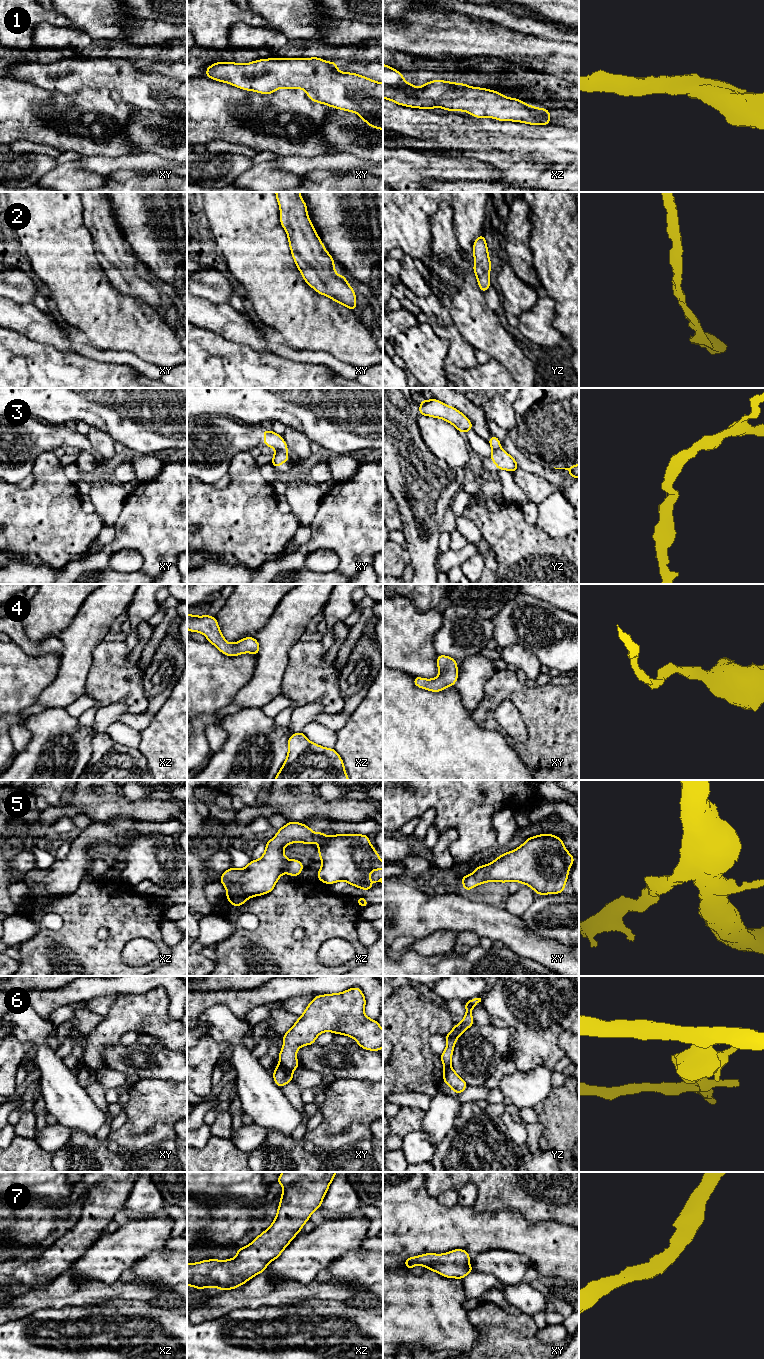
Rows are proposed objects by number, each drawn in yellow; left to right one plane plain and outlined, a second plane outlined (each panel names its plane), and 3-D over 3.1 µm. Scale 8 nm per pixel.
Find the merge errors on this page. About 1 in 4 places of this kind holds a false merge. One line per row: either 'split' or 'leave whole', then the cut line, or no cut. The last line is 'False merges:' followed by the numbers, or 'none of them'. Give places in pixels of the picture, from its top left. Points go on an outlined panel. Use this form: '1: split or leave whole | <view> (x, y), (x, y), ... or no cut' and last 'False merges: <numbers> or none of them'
1: leave whole | no cut
2: leave whole | no cut
3: leave whole | no cut
4: leave whole | no cut
5: leave whole | no cut
6: split | xy (279, 1064), (292, 1070)
7: leave whole | no cut
False merges: 6

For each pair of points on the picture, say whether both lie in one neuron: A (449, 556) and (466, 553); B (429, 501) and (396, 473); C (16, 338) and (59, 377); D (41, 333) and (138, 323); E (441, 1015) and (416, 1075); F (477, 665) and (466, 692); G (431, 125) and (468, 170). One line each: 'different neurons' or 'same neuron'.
A: same neuron
B: same neuron
C: same neuron
D: different neurons
E: same neuron
F: same neuron
G: different neurons

